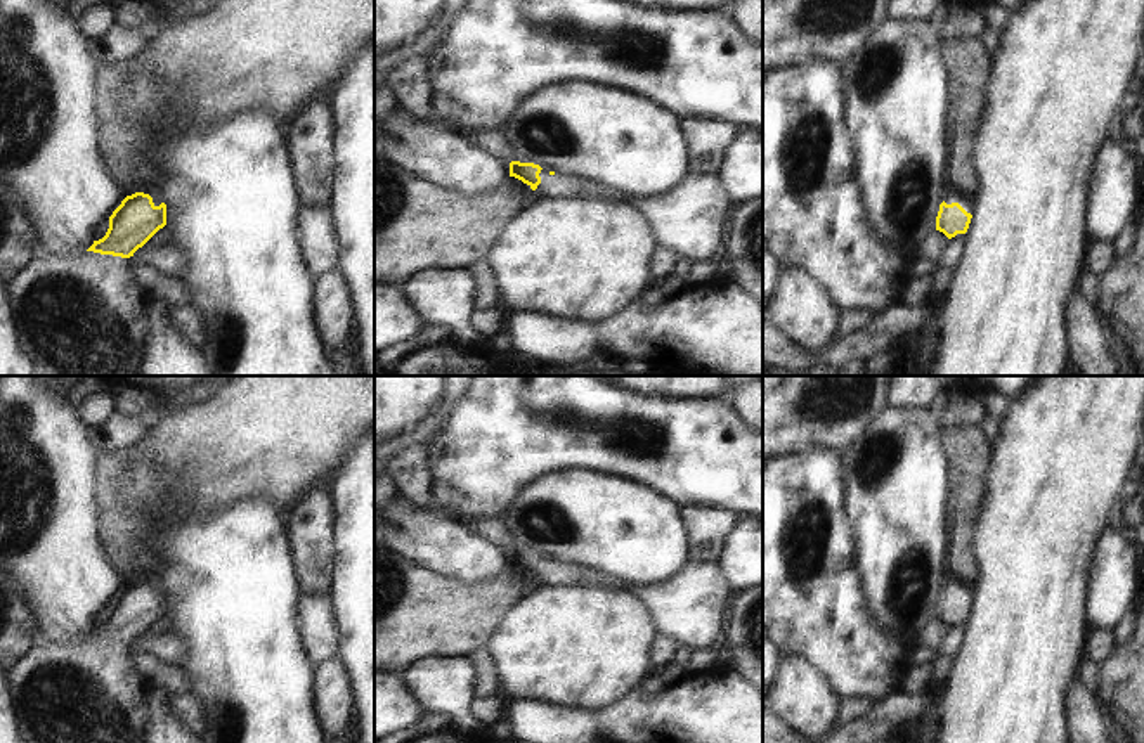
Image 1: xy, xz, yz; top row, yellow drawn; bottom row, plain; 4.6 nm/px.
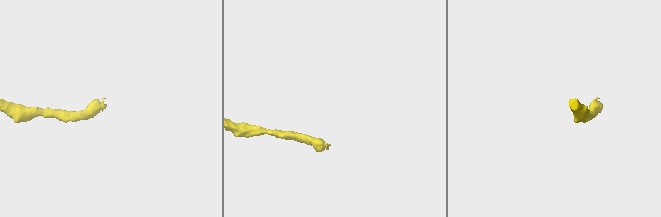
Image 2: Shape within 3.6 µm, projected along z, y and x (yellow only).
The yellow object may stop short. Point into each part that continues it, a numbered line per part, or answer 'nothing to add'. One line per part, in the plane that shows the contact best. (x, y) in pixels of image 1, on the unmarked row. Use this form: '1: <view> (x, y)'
1: yz (966, 591)

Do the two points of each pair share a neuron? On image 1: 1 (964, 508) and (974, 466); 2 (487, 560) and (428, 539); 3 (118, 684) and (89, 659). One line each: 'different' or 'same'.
1: same
2: same
3: same

